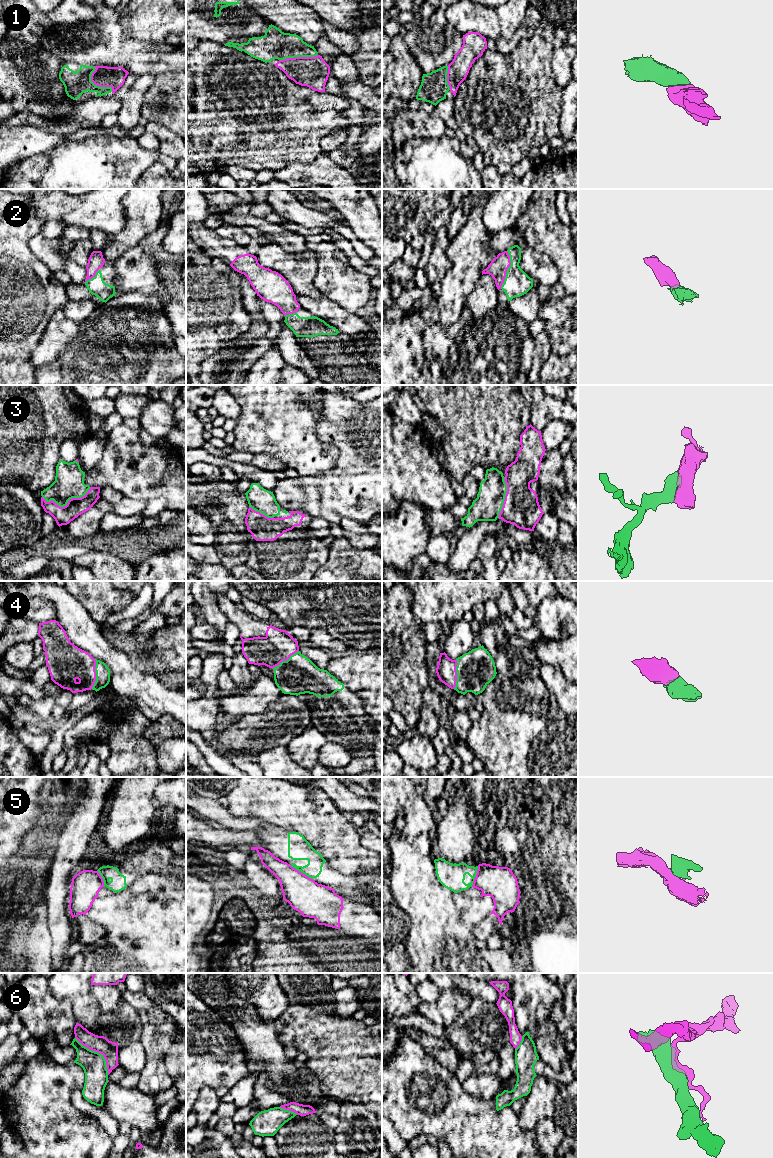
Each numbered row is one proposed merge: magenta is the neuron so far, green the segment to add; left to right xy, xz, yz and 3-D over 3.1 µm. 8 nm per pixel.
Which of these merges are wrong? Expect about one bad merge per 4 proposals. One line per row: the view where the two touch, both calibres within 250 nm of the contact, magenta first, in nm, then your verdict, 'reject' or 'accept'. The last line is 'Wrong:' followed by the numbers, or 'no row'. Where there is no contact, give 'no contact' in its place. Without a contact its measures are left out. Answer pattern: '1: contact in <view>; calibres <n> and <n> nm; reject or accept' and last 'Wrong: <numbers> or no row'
1: contact in xy; calibres 170 and 190 nm; accept
2: contact in yz; calibres 150 and 200 nm; accept
3: contact in xy; calibres 140 and 240 nm; accept
4: contact in xy; calibres 300 and 110 nm; accept
5: contact in xz; calibres 280 and 180 nm; reject
6: contact in xy; calibres 140 and 190 nm; reject
Wrong: 5, 6

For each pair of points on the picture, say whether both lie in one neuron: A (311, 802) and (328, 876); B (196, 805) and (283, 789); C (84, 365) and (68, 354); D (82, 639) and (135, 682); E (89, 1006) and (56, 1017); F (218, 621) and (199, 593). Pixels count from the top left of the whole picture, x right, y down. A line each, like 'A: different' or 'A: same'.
A: different
B: different
C: same
D: same
E: different
F: same

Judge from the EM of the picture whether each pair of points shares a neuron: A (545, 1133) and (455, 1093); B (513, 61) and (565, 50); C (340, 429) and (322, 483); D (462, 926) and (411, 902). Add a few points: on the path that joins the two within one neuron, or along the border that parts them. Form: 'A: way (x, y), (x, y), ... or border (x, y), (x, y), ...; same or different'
A: border (534, 1130), (538, 1147); different
B: border (554, 48), (551, 54), (551, 71), (553, 76); different
C: way (344, 443), (344, 464), (336, 472); same
D: way (449, 926), (424, 902); same

